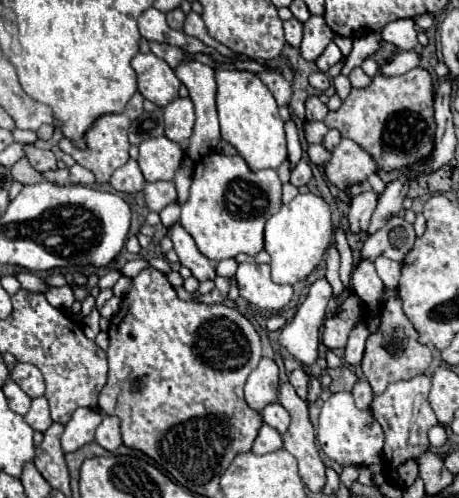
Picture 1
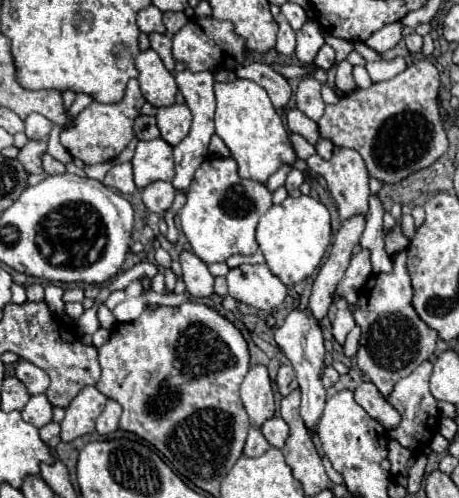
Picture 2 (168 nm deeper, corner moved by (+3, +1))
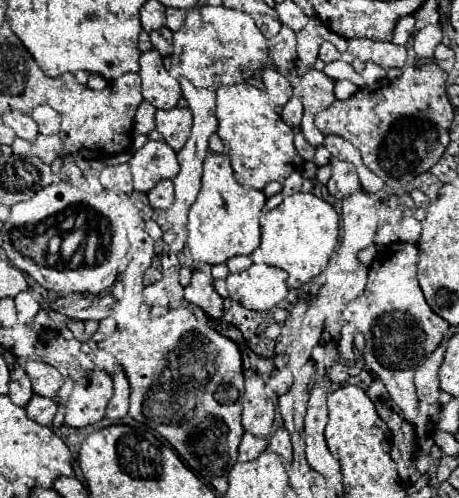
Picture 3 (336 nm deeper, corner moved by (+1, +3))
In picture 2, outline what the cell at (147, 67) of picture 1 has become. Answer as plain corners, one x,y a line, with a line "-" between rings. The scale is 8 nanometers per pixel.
148,48
136,56
136,68
140,72
138,82
142,96
156,108
172,106
178,86
174,82
174,76
164,68
160,56

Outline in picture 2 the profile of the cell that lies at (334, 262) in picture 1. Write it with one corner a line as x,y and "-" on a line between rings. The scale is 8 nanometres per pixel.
338,300
338,314
336,314
336,320
334,320
334,324
332,324
332,334
334,334
334,338
338,340
340,344
344,344
348,332
356,326
356,322
354,322
354,318
352,318
352,314
348,312
346,306
348,306
346,300

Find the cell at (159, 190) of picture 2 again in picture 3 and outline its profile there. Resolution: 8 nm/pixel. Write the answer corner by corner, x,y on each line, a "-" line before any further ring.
160,180
152,190
148,190
148,202
152,208
168,208
174,200
174,188
170,180

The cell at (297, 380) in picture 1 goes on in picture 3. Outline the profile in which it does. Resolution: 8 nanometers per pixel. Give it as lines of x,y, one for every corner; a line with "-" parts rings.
282,366
280,370
276,370
270,378
268,378
268,388
272,388
276,394
284,394
292,388
294,384
294,374
290,366

